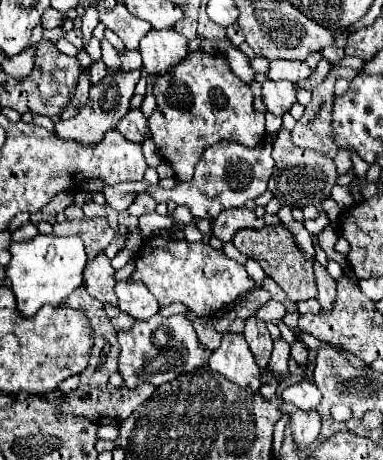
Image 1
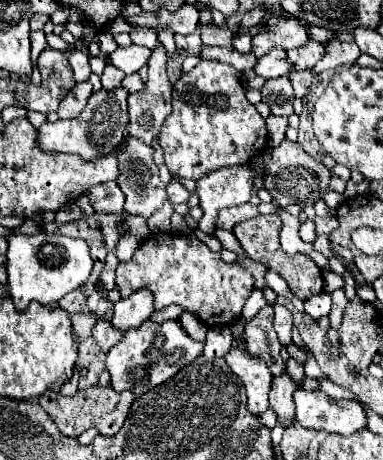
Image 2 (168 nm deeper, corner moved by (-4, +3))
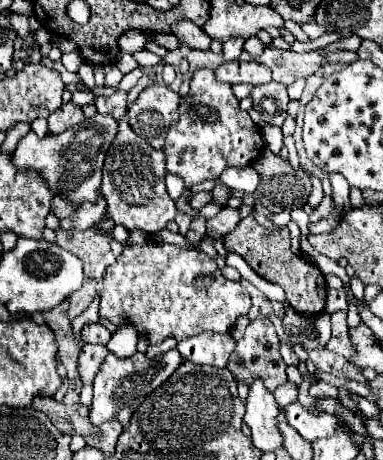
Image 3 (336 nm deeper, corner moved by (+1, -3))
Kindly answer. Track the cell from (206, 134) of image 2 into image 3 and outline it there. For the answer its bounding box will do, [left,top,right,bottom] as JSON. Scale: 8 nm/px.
[162,68,264,188]

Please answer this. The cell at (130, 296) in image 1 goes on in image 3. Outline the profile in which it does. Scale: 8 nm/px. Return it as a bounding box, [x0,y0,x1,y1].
[106,324,138,358]

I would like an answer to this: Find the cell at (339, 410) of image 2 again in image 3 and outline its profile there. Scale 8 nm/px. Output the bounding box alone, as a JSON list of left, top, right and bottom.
[286,402,348,442]

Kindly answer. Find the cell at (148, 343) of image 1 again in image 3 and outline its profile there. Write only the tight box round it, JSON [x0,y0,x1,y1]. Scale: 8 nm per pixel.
[90,350,182,426]

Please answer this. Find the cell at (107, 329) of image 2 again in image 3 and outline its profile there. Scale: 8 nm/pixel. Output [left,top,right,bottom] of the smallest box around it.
[80,344,108,384]

